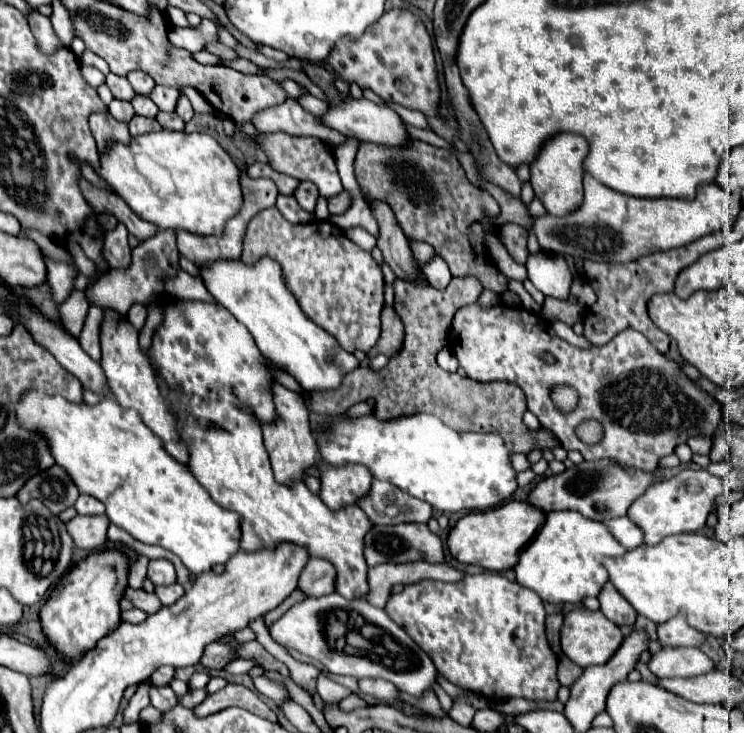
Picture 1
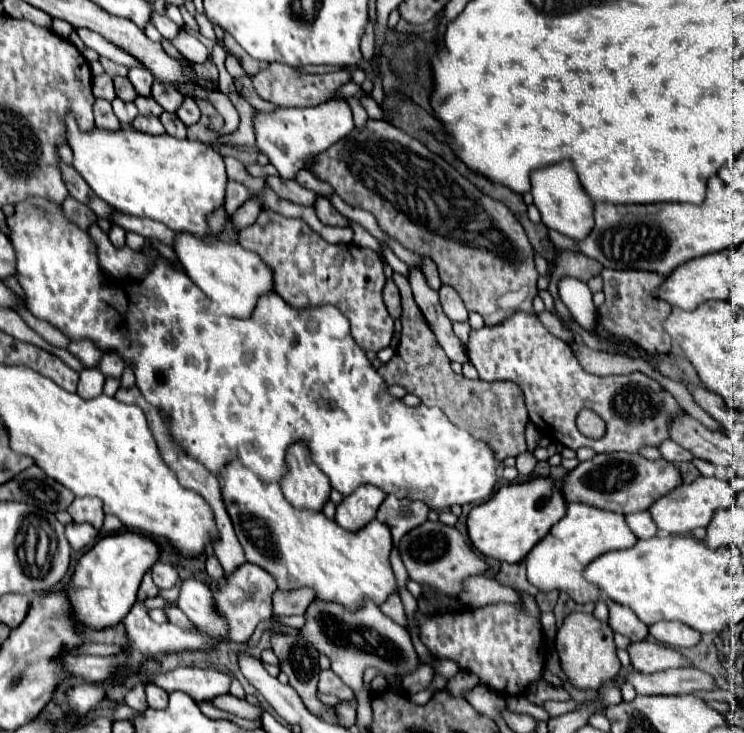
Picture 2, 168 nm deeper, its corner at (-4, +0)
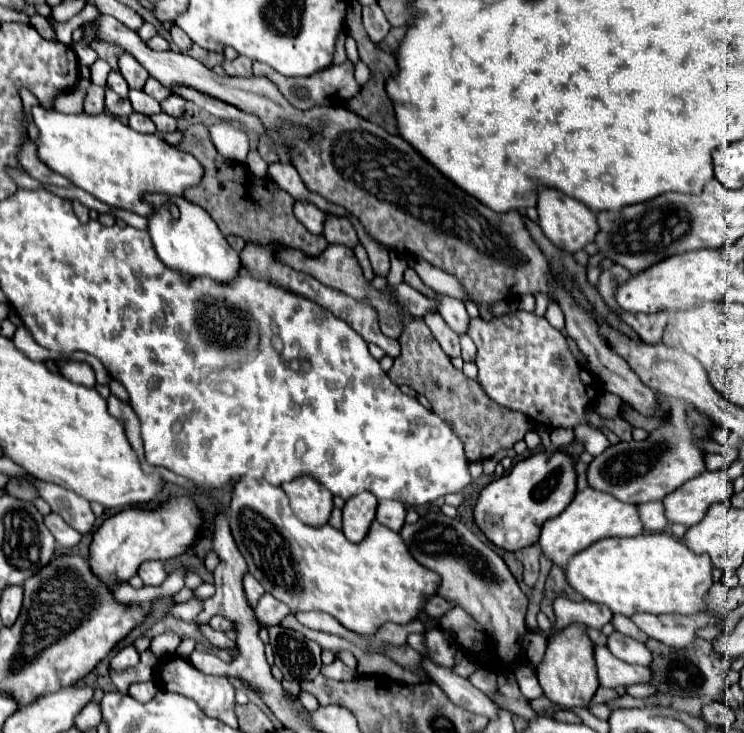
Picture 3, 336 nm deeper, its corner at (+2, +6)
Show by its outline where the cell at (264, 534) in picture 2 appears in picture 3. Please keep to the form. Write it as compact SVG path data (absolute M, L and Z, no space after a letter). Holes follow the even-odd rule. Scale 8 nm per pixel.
M248 476L236 480L232 488L228 518L236 546L242 552L252 576L256 576L266 592L286 602L292 612L322 610L332 614L348 630L354 630L358 634L374 634L384 622L406 624L418 618L424 598L436 594L436 586L440 582L438 574L420 566L410 556L400 534L384 528L376 520L372 522L366 538L354 544L344 536L342 530L336 530L330 524L324 524L320 528L304 524L292 512L290 502L280 486L258 484L258 480L252 480Z

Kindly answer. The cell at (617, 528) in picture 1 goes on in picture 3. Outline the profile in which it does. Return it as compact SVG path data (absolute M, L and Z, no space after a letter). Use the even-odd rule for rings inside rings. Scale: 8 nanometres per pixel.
M662 502L640 504L638 514L640 514L640 520L644 524L644 530L648 530L648 532L662 532L666 528L666 524L668 524L668 520L664 518Z

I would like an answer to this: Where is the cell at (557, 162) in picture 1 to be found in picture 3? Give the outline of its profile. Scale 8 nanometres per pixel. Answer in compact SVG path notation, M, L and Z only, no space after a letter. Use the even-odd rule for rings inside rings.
M538 188L538 224L544 230L544 234L562 250L566 252L578 252L584 248L584 244L592 242L596 232L598 232L598 224L596 224L596 214L586 208L584 204L580 204L578 200L564 196L560 190L554 188Z

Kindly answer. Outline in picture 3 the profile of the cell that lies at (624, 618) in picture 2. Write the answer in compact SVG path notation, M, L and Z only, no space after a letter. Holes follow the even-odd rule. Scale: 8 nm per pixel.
M614 614L612 624L614 624L614 628L616 628L618 632L622 632L622 634L626 634L626 636L630 636L630 638L636 638L636 640L640 640L640 642L646 642L646 640L648 640L648 636L646 636L644 632L640 632L640 628L636 628L636 624L632 624L632 620L630 620L628 616Z

